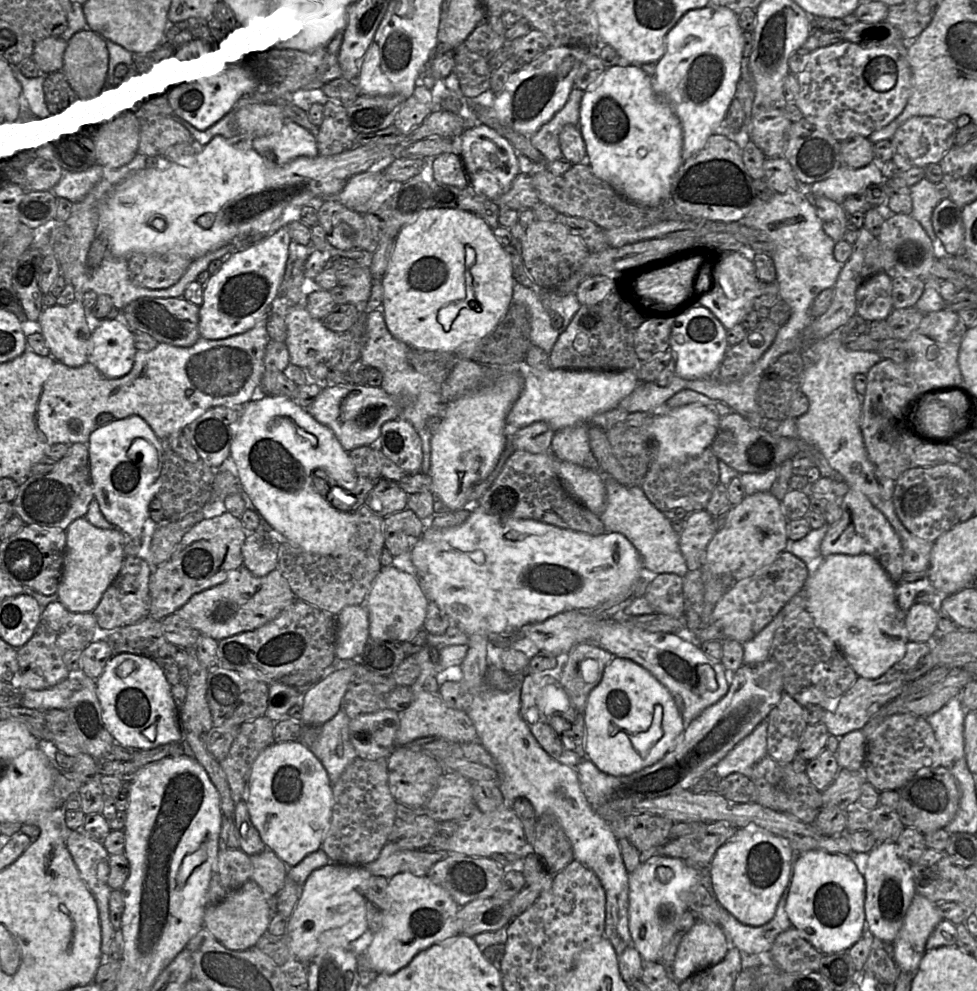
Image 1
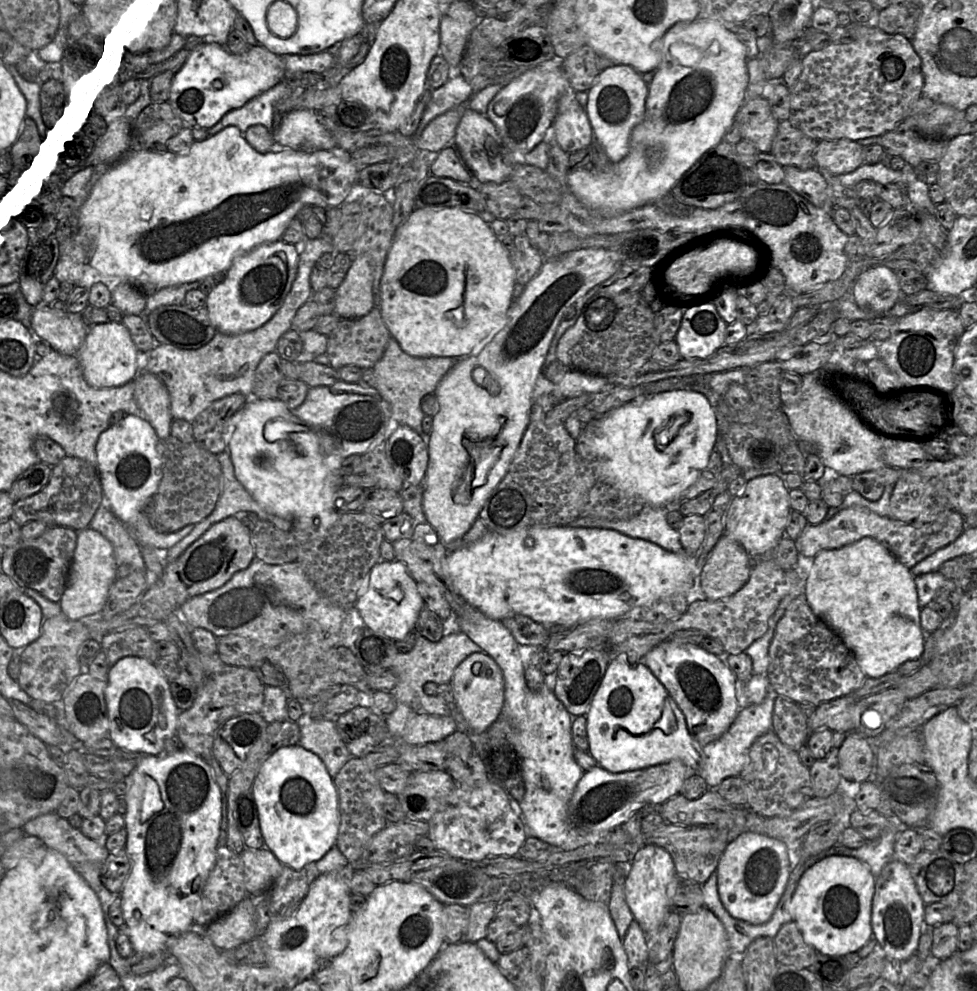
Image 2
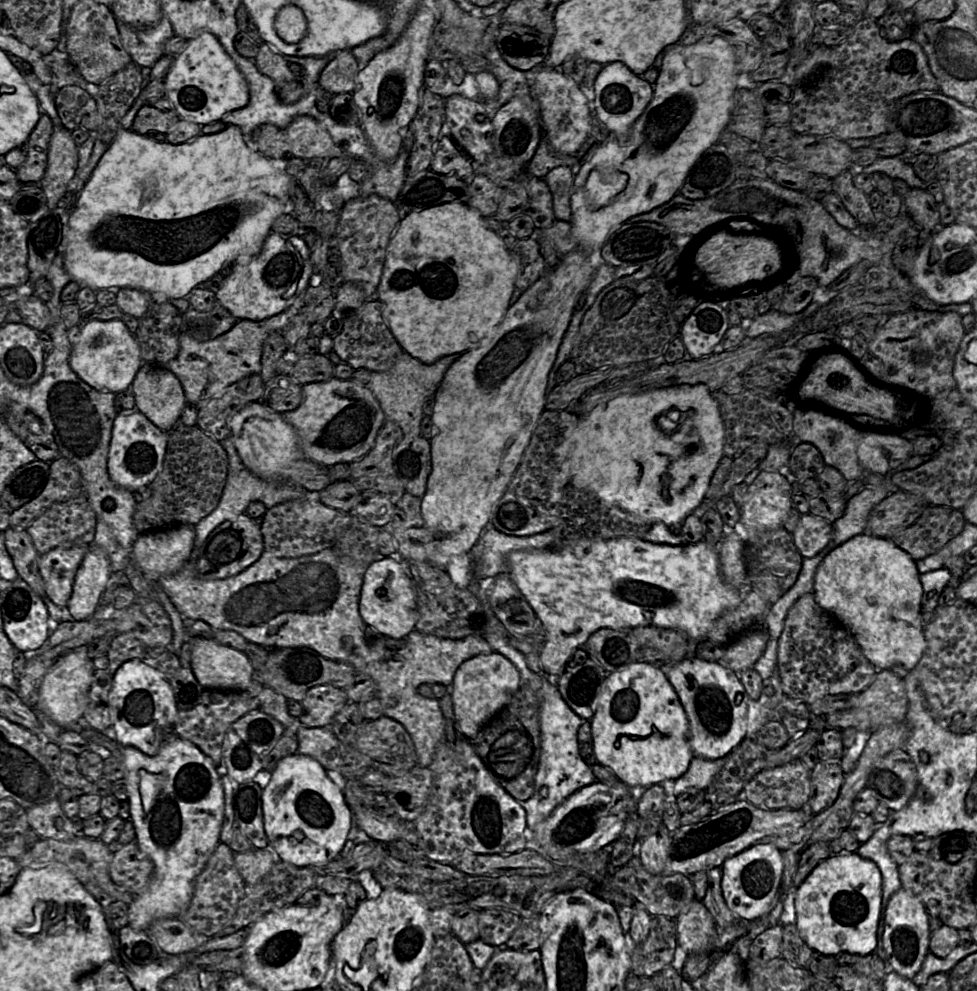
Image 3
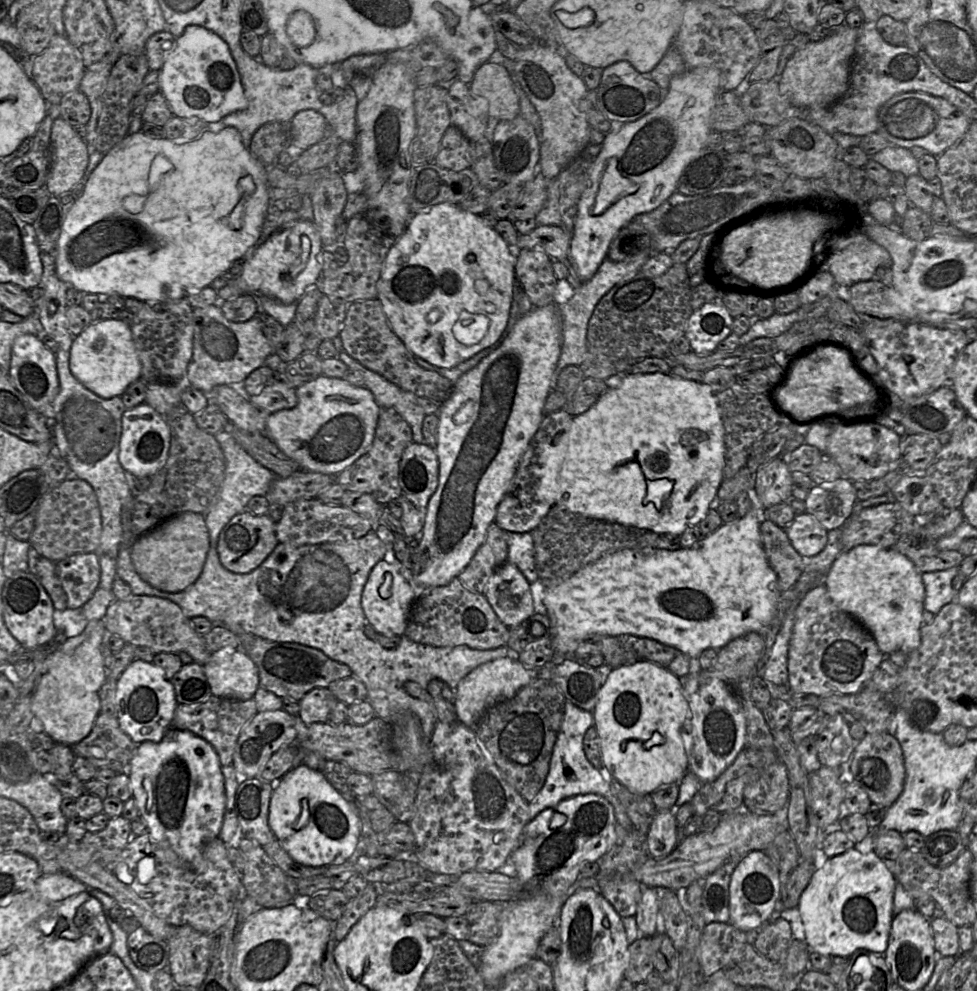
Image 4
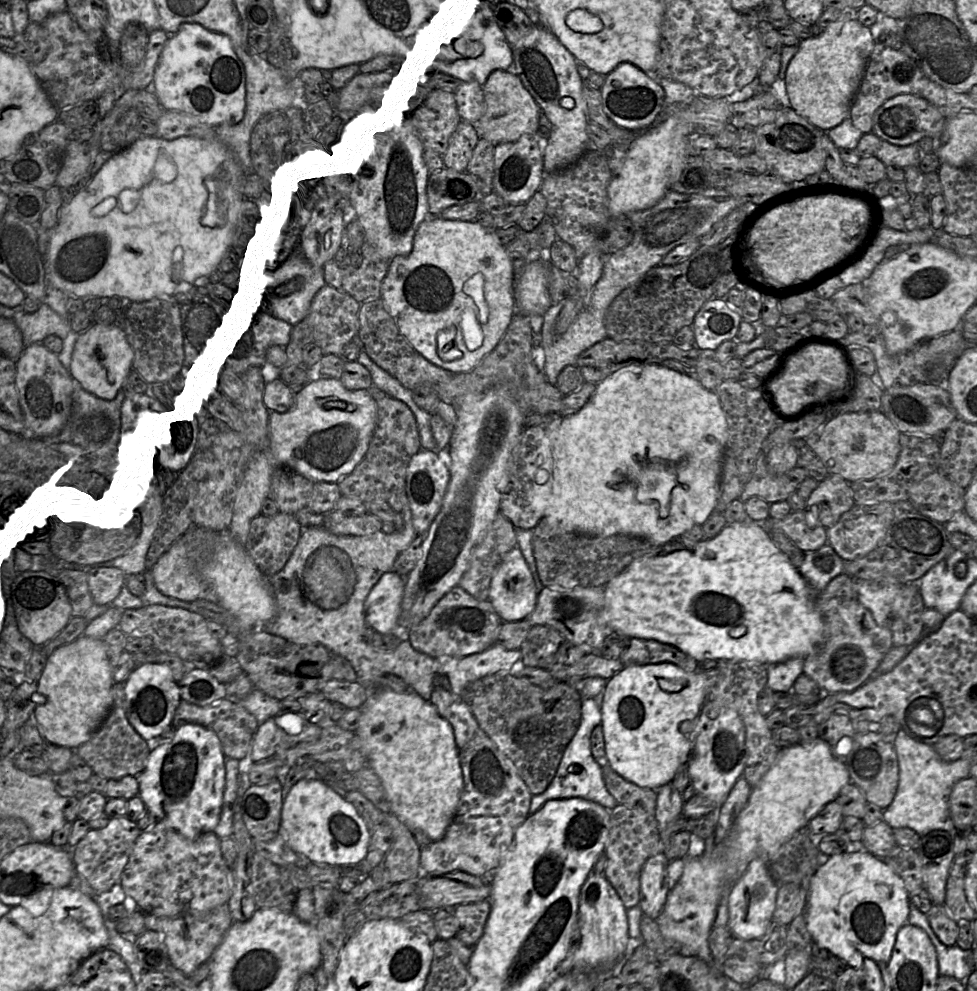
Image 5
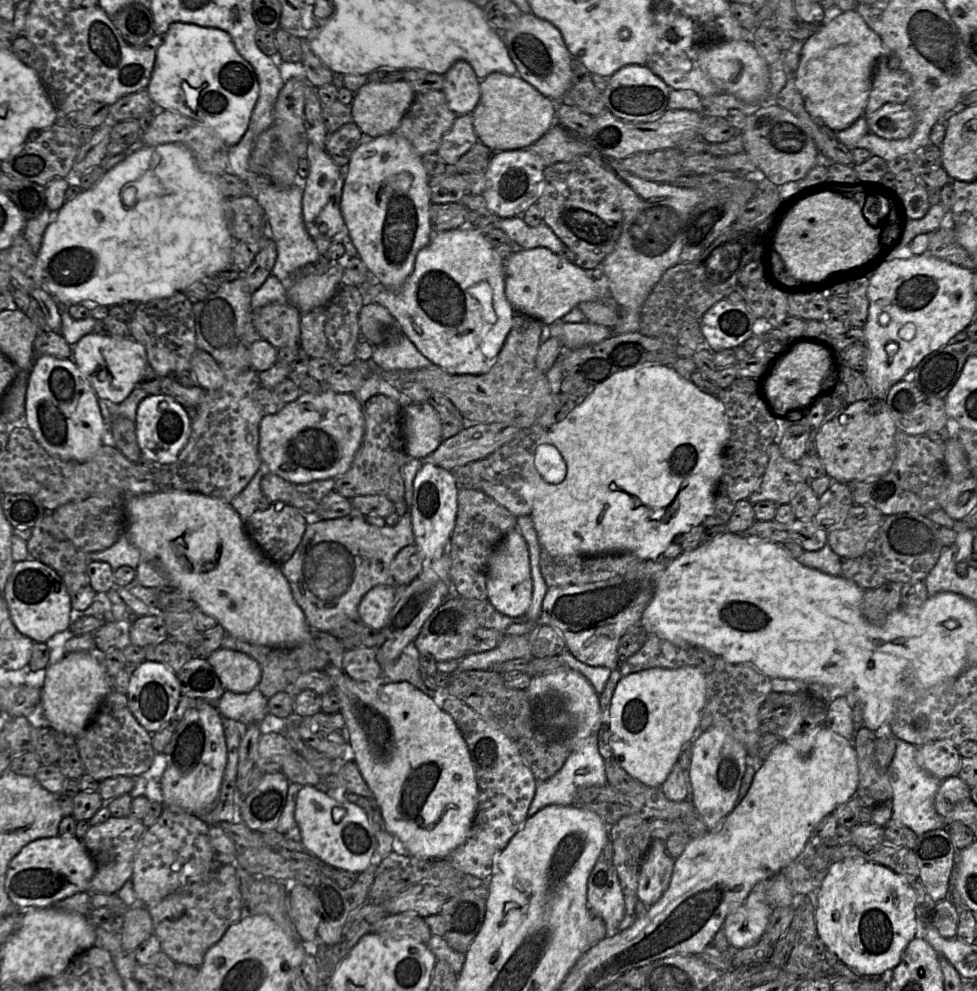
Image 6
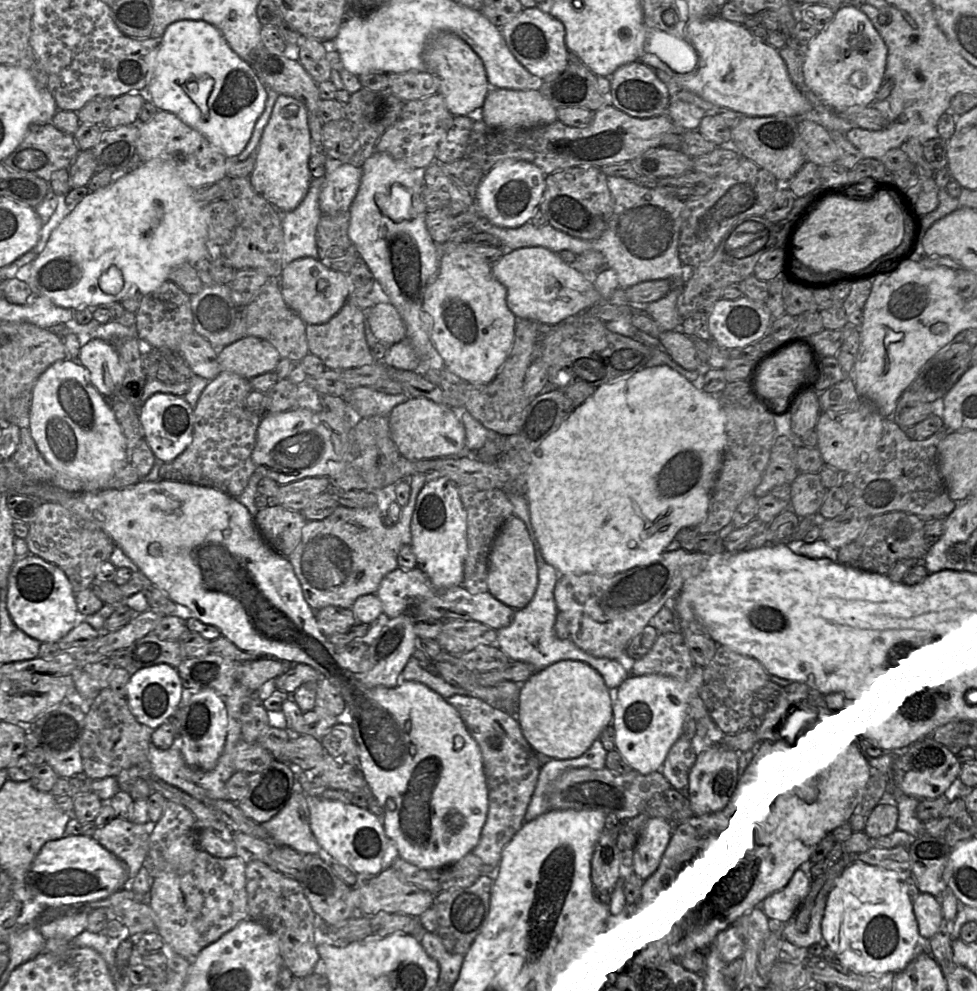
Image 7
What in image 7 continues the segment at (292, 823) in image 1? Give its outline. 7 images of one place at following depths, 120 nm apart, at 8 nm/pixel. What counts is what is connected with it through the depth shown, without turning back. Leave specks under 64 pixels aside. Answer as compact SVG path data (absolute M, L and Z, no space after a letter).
M307 796L309 824L320 847L329 853L334 861L349 868L355 874L376 876L383 868L383 856L390 839L385 833L381 819L368 809L349 802L329 800L322 796Z

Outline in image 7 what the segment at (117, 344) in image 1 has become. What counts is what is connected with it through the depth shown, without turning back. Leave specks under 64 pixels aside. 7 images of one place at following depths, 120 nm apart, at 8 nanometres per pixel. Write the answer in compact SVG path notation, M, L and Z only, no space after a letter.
M92 339L81 346L79 363L90 375L90 382L103 396L112 396L122 386L125 364L109 342Z

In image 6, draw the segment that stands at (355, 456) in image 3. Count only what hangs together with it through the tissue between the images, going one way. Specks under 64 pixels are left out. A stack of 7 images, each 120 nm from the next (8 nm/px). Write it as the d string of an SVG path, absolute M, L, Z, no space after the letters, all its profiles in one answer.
M326 387L319 394L302 392L297 400L283 405L277 413L263 416L259 426L259 457L270 473L293 485L335 479L349 471L361 446L364 431L363 404L354 394L337 393Z

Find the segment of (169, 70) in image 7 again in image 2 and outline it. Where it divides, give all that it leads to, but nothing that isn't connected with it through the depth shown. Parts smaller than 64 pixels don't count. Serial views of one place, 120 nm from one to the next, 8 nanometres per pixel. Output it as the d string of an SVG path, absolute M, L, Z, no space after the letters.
M205 42L191 51L183 66L174 73L168 103L181 120L190 127L210 129L229 111L242 107L284 79L283 58L260 44L251 45L249 50L243 54L232 54L216 42Z

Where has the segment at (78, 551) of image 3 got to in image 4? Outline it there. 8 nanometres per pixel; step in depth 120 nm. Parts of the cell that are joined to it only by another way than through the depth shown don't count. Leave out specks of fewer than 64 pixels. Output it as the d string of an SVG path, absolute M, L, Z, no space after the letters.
M97 552L69 556L56 563L57 574L67 595L69 609L83 608L100 586Z

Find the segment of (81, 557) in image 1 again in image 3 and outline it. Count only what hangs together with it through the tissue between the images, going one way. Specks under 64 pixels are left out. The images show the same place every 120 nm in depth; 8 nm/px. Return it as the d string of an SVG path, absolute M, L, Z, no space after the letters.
M91 544L76 573L73 591L65 607L70 619L84 621L94 615L111 575L105 550Z

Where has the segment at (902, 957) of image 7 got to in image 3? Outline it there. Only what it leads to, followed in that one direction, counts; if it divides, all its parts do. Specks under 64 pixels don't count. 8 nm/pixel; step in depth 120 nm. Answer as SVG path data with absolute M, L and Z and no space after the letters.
M856 852L831 854L797 888L794 902L795 925L801 938L813 951L819 951L826 956L836 956L841 952L862 956L875 953L882 908L882 875L874 861L863 858Z

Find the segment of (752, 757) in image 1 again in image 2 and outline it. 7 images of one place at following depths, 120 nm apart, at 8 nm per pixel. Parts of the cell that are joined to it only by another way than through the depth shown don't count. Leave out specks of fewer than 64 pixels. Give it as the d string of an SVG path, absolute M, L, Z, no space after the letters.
M770 686L766 697L761 703L740 709L729 729L721 737L701 749L700 764L696 773L706 781L709 789L716 790L726 778L740 777L748 763L752 744L758 737L772 729L773 709L777 695Z

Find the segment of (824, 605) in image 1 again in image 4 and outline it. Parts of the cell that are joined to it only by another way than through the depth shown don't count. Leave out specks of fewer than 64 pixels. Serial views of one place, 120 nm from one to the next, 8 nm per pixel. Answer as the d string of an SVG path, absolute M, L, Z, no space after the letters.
M858 545L842 551L824 577L832 601L858 620L871 633L880 651L888 657L895 651L910 654L921 643L925 587L922 573L894 548Z

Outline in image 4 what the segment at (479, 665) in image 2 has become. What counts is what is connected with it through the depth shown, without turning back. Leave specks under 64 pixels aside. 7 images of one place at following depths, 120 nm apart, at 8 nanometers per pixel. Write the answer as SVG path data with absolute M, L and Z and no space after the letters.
M510 657L499 658L478 666L459 682L455 690L453 705L458 721L474 729L488 708L500 701L513 698L536 677L537 669L530 669L520 660Z

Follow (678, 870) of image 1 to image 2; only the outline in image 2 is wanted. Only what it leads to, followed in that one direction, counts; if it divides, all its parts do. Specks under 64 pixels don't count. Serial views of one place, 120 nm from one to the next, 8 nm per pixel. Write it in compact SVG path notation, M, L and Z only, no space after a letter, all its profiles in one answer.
M648 844L643 846L632 861L631 870L625 879L625 896L634 919L648 934L657 929L670 911L679 875L671 855L663 848Z

